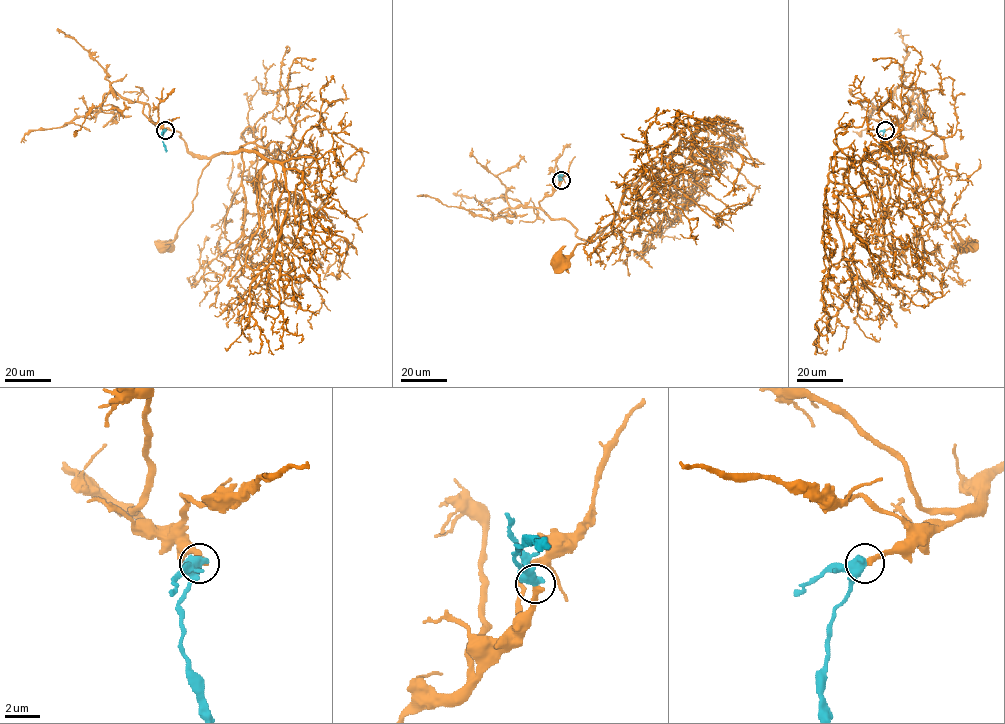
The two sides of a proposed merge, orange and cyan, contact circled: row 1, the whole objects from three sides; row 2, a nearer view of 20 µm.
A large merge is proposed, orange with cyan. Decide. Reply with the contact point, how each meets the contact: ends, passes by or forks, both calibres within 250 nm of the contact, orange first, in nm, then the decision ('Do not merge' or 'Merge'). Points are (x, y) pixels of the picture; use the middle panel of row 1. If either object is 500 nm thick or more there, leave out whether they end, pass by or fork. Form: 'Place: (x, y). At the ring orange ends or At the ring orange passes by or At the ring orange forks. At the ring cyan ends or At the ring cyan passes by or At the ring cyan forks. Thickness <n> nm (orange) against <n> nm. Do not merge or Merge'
Place: (561, 180). Thickness 360 nm (orange) against 700 nm. Merge

